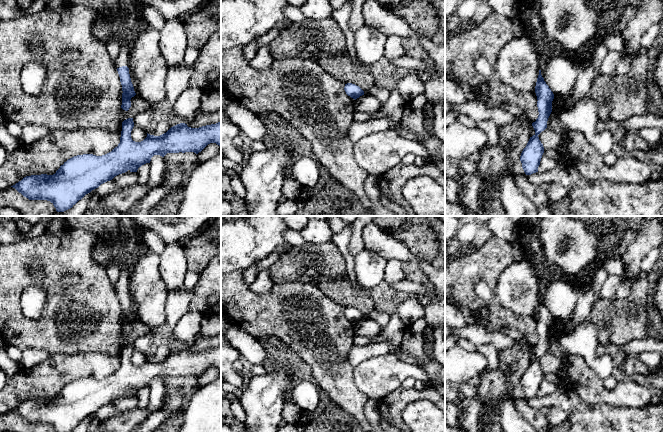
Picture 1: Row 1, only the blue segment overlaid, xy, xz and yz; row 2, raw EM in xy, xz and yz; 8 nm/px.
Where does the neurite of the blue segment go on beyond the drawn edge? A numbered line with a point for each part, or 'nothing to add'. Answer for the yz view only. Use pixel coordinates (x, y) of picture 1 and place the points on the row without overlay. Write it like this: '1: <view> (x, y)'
nothing to add

